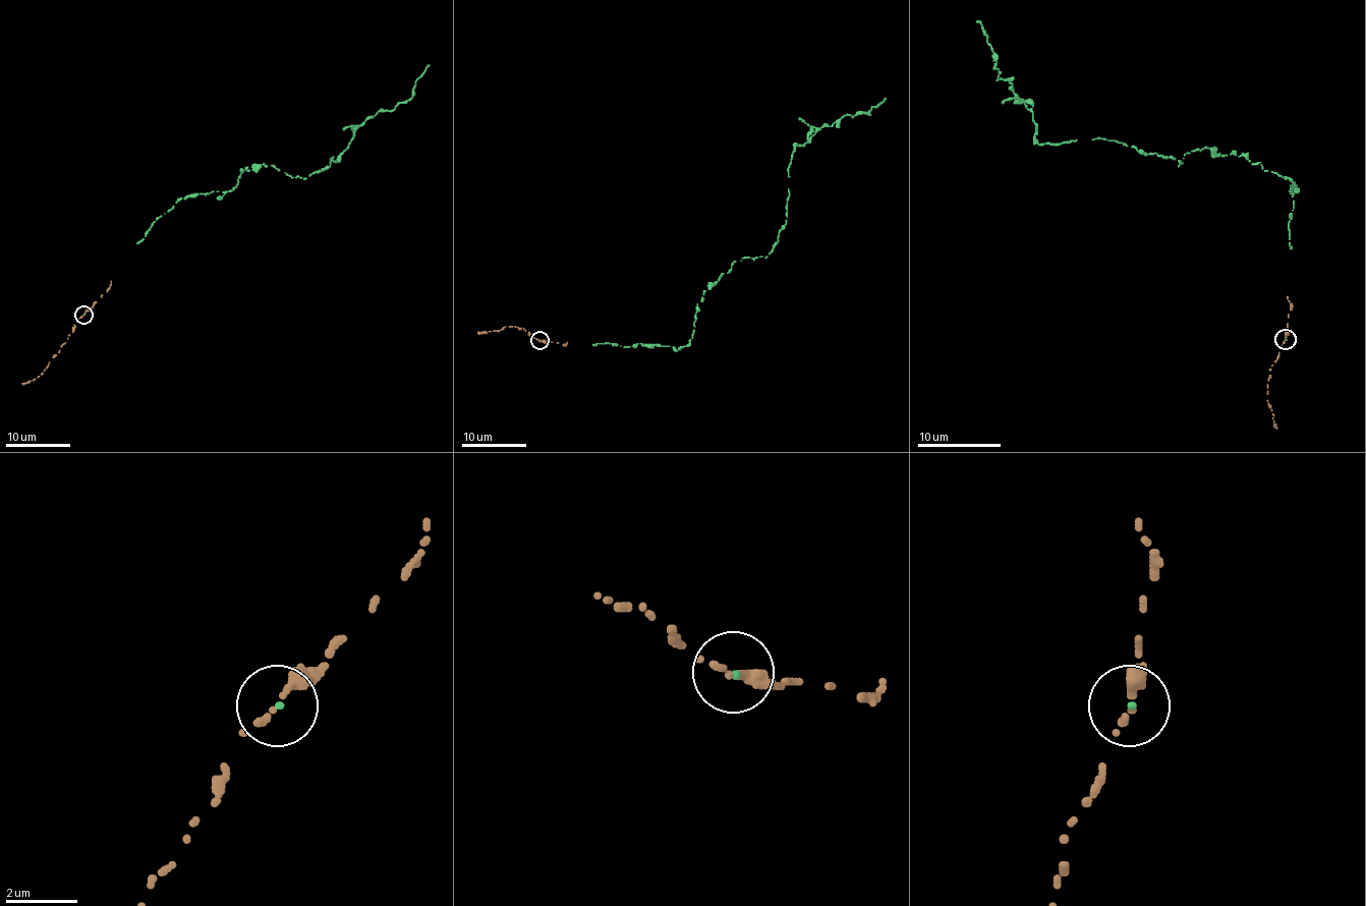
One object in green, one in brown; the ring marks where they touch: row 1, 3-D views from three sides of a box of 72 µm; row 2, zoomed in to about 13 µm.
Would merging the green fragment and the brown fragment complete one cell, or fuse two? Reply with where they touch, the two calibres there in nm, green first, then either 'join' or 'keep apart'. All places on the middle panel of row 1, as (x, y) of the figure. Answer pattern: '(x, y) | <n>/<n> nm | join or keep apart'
(539, 340) | 100/170 nm | join

